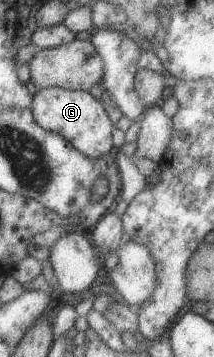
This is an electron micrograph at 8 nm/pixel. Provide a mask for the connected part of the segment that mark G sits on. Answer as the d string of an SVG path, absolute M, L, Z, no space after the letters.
M54 86L40 88L31 98L30 111L34 121L43 130L67 139L76 150L88 158L99 158L114 151L110 136L113 123L110 122L100 100L96 100L87 91Z

